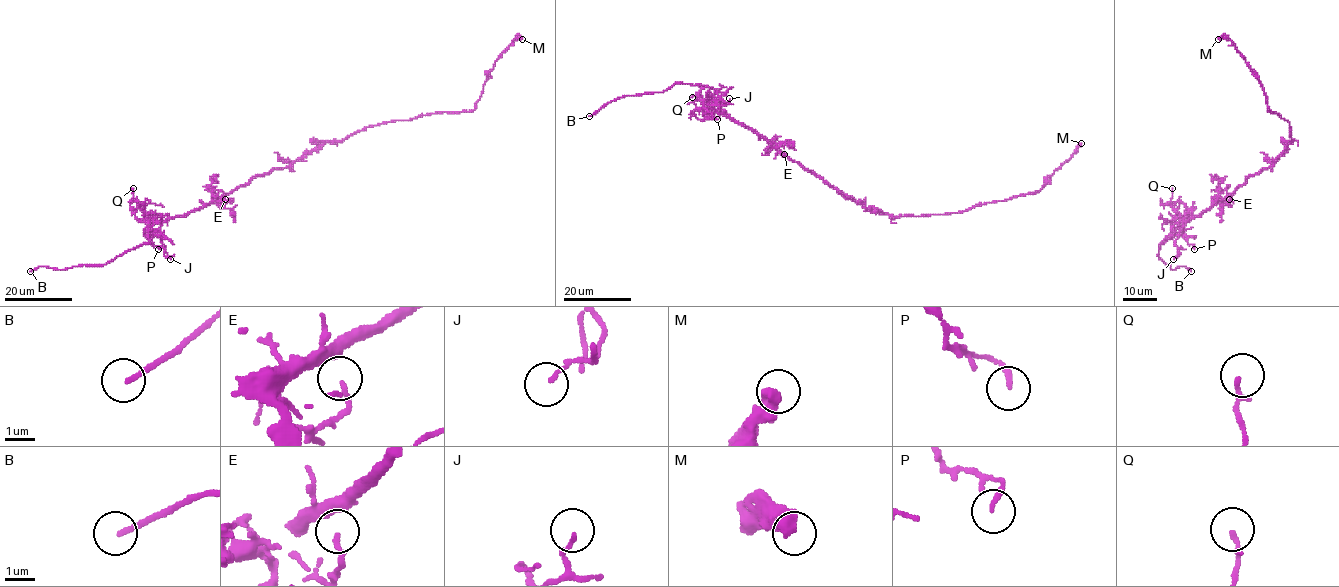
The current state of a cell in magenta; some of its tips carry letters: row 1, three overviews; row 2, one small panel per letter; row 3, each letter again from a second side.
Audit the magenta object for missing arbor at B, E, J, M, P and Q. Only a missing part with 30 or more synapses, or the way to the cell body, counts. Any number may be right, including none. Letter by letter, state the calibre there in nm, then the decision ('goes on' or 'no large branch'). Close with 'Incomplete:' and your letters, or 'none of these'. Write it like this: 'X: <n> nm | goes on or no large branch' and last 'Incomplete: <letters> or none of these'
B: 150 nm | goes on
E: 140 nm | no large branch
J: 120 nm | no large branch
M: 440 nm | no large branch
P: 180 nm | no large branch
Q: 150 nm | no large branch
Incomplete: B

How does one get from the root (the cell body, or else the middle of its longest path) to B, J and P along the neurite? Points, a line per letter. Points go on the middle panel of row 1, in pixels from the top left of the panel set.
B: (835, 189), (713, 109), (706, 103), (709, 88), (702, 85), (675, 83), (663, 92), (624, 96), (589, 116)
J: (835, 189), (786, 158), (749, 129), (728, 118), (717, 104), (721, 99), (726, 105), (729, 98)
P: (835, 189), (786, 158), (749, 129), (704, 103), (711, 116), (717, 119)

